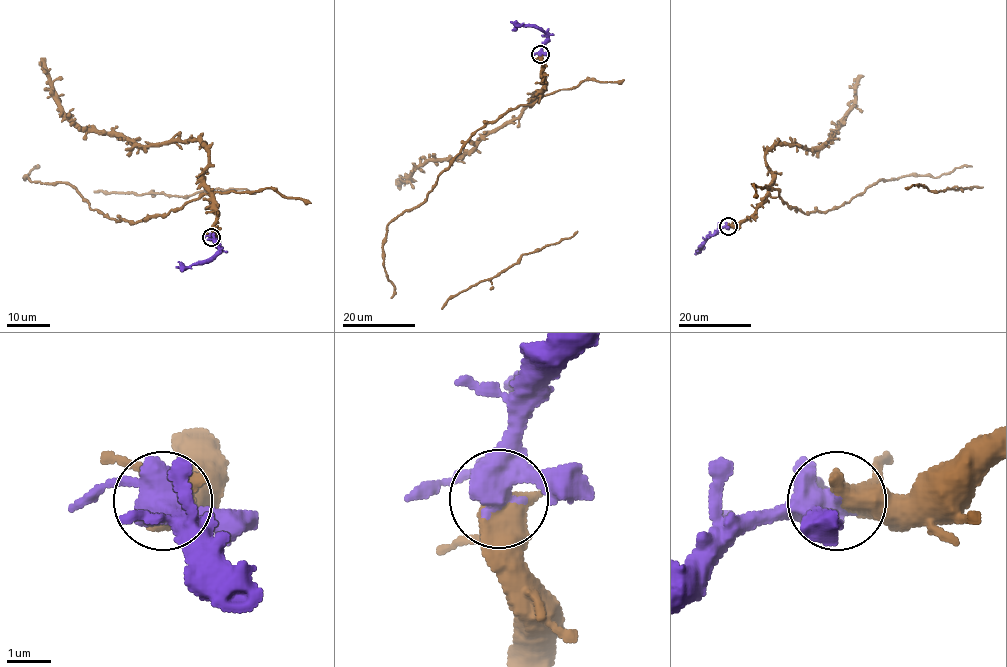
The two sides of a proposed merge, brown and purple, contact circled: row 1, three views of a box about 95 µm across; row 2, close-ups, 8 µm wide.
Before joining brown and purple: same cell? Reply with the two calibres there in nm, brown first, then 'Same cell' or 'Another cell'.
Thickness 480 nm (brown) against 460 nm. Same cell

